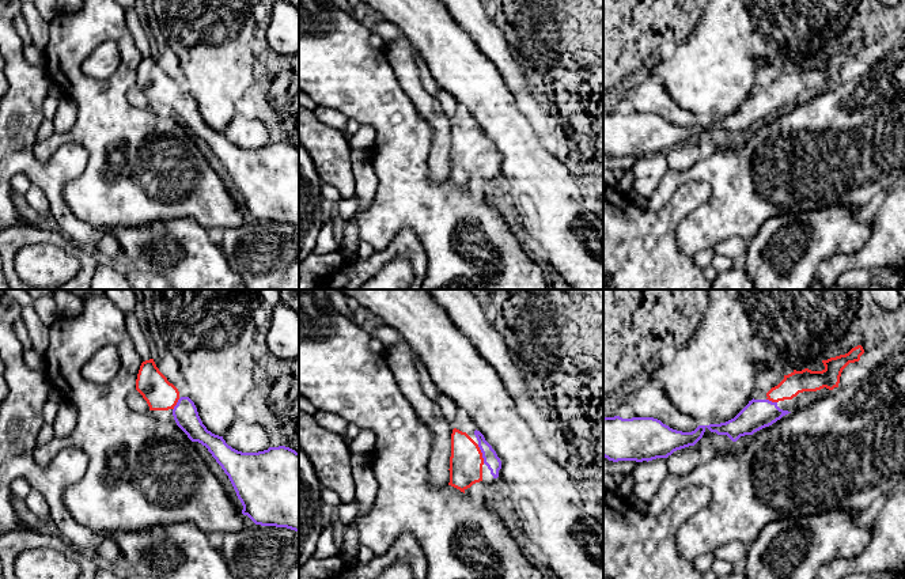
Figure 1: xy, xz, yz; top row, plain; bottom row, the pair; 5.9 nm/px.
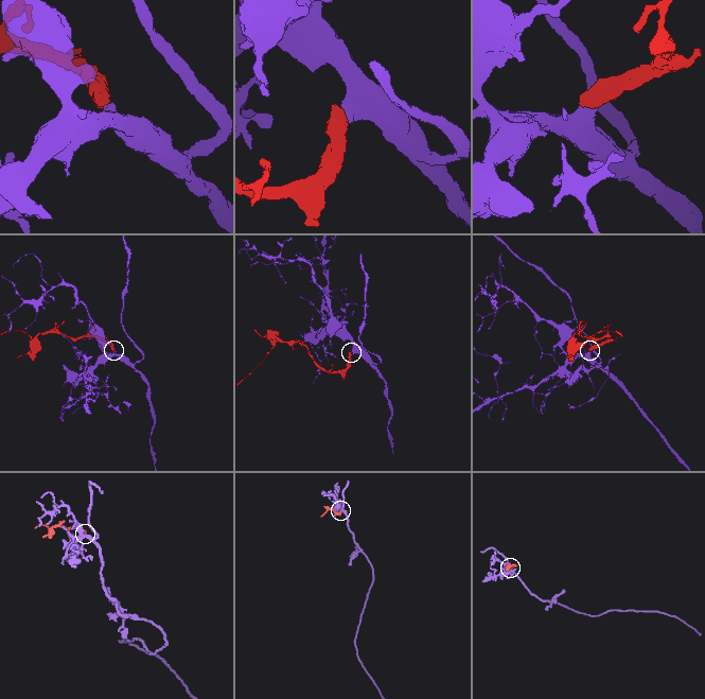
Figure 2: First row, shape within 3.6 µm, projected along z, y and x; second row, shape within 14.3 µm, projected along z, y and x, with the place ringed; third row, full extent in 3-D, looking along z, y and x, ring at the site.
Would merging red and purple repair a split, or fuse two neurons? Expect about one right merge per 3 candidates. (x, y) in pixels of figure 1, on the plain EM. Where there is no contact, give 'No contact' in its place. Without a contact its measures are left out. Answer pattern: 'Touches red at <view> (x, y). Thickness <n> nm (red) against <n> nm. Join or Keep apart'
Touches red at xz (481, 150). Thickness 200 nm (red) against 90 nm. Join

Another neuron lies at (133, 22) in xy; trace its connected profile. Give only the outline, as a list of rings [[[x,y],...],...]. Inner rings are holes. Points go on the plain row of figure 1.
[[[126,10],[125,12],[125,22],[126,26],[133,37],[133,41],[143,57],[154,54],[154,46],[151,43],[151,39],[148,37],[148,33],[145,31],[143,22],[140,19],[140,15],[137,11]]]

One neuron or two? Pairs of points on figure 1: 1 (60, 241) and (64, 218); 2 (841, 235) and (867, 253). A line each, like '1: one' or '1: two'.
1: two
2: two

